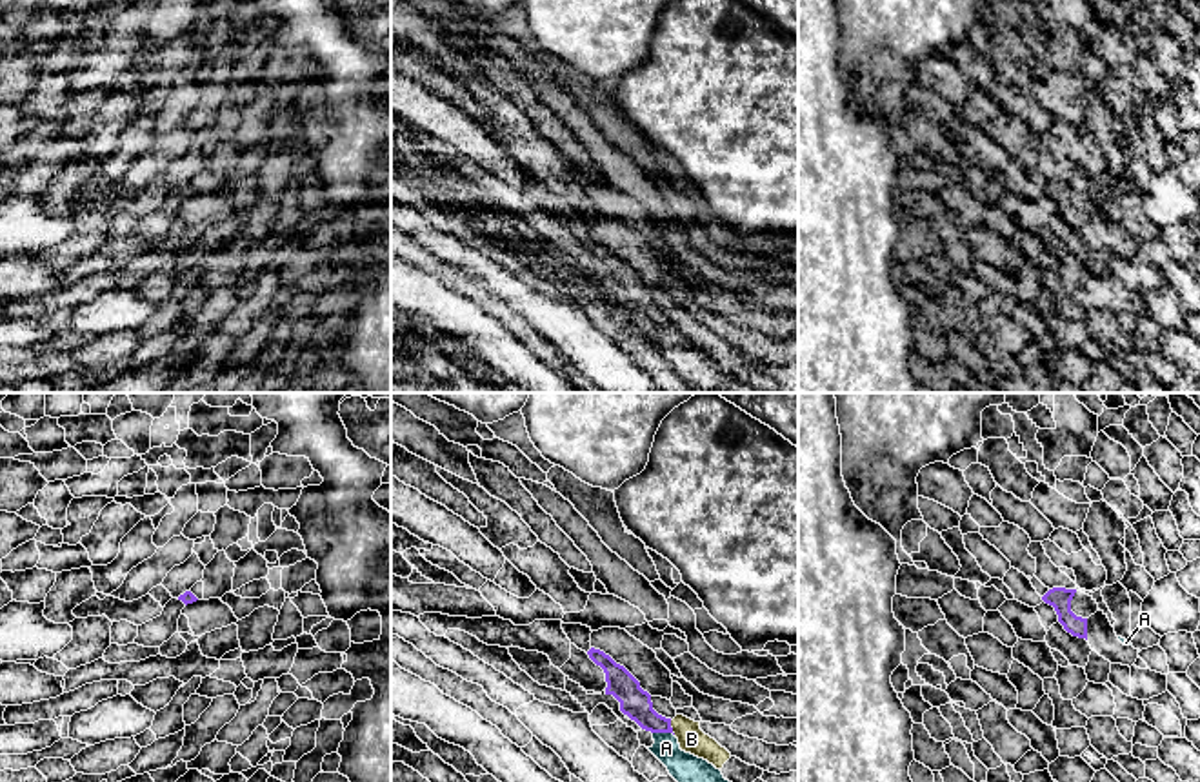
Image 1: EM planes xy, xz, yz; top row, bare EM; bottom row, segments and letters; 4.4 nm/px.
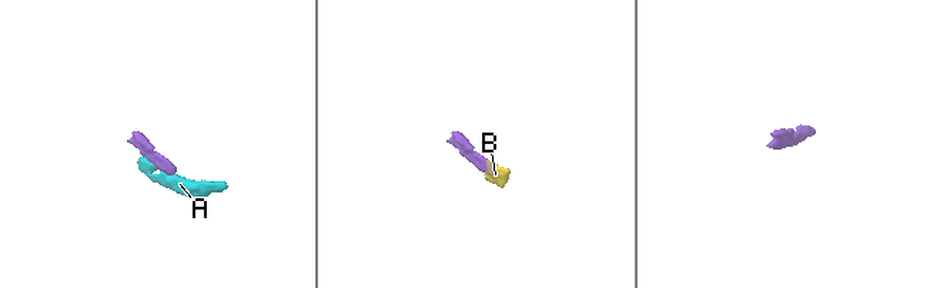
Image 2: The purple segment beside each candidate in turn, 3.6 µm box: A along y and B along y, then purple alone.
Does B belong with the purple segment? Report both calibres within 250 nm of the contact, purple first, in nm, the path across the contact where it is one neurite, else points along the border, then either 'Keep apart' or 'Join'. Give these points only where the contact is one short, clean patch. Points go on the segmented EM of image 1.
Thickness 140 nm (purple) against 120 nm. Boundary: xz (670, 721), (675, 733). Keep apart

